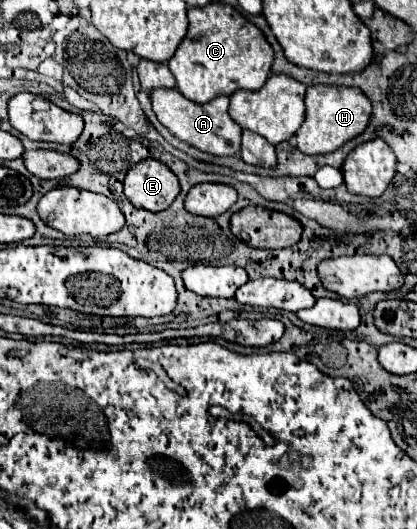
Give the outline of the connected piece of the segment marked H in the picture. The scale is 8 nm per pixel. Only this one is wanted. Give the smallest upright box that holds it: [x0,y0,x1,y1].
[296,86,372,154]

